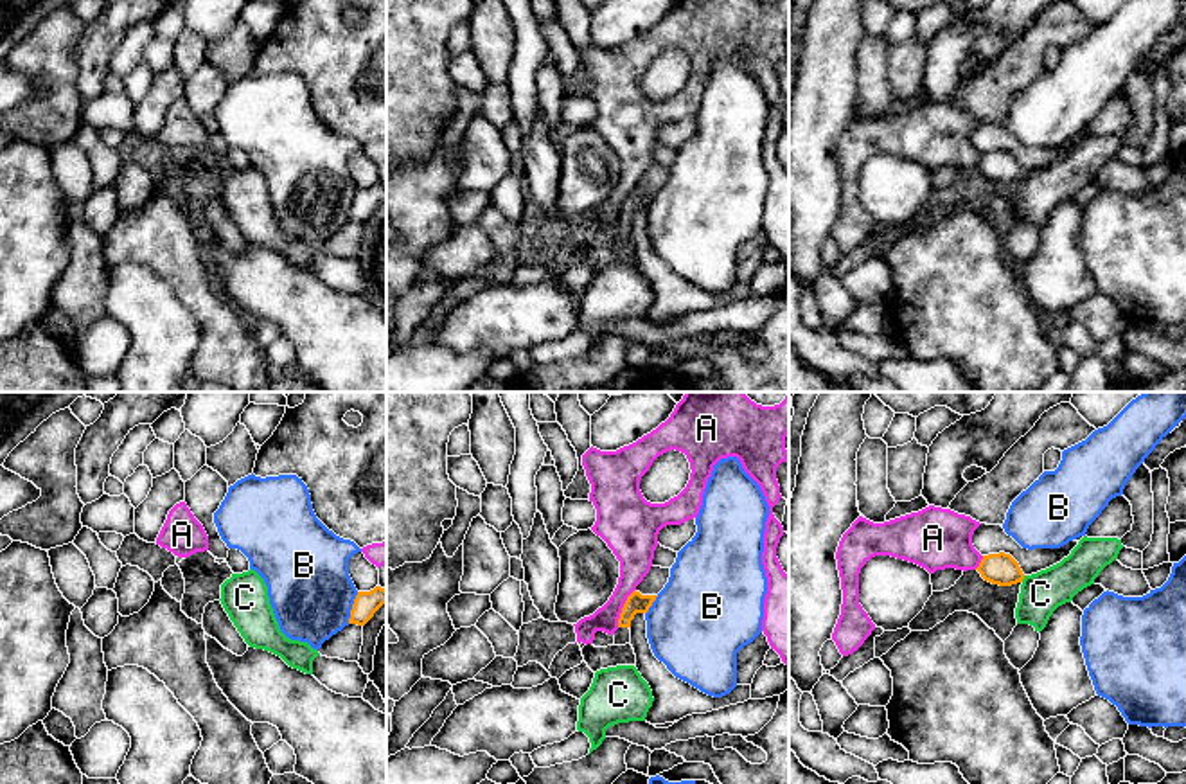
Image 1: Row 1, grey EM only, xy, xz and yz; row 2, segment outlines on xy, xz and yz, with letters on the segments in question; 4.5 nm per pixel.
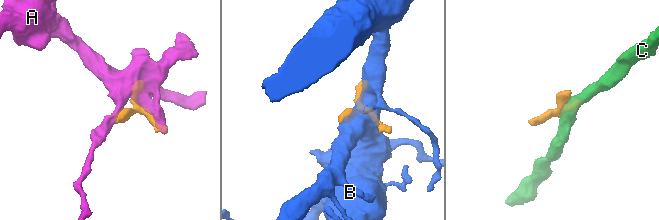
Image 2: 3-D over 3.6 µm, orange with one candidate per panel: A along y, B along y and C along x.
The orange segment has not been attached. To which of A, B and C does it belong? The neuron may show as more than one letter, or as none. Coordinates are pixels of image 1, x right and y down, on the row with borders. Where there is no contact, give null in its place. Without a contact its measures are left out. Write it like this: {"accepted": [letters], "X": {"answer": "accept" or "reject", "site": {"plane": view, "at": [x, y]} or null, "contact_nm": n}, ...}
{"accepted": [], "A": {"answer": "reject", "site": {"plane": "xz", "at": [622, 608]}, "contact_nm": 190}, "B": {"answer": "reject", "site": {"plane": "xy", "at": [353, 608]}, "contact_nm": 150}, "C": {"answer": "reject", "site": {"plane": "yz", "at": [1023, 578]}, "contact_nm": 40}}

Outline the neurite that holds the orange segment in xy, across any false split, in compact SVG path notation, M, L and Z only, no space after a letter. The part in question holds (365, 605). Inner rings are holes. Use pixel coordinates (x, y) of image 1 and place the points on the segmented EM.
M376 586L370 592L358 592L350 610L349 624L365 626L383 604L386 604L385 588Z

